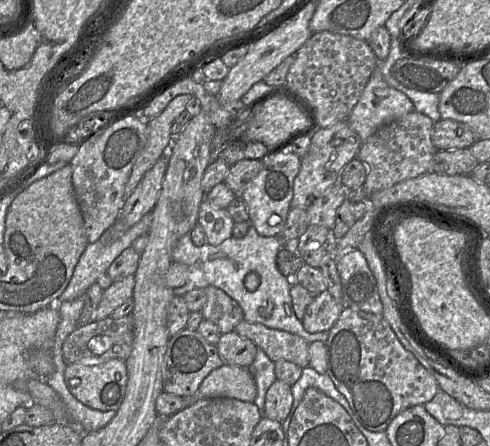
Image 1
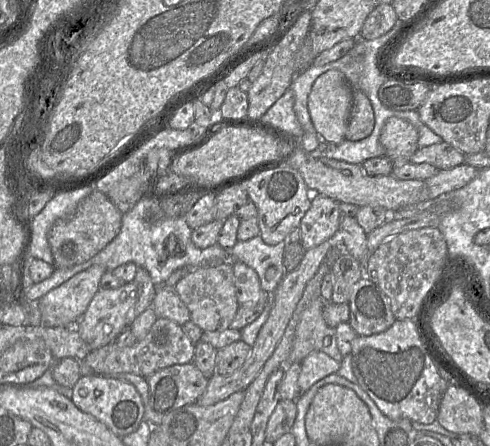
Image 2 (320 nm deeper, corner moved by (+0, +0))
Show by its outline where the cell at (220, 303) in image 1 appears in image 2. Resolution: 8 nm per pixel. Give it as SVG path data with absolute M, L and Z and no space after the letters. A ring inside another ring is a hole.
M222 263L215 267L190 268L191 271L174 286L175 291L190 312L190 320L203 331L216 331L230 328L230 324L238 311L239 303L236 297L232 264Z

